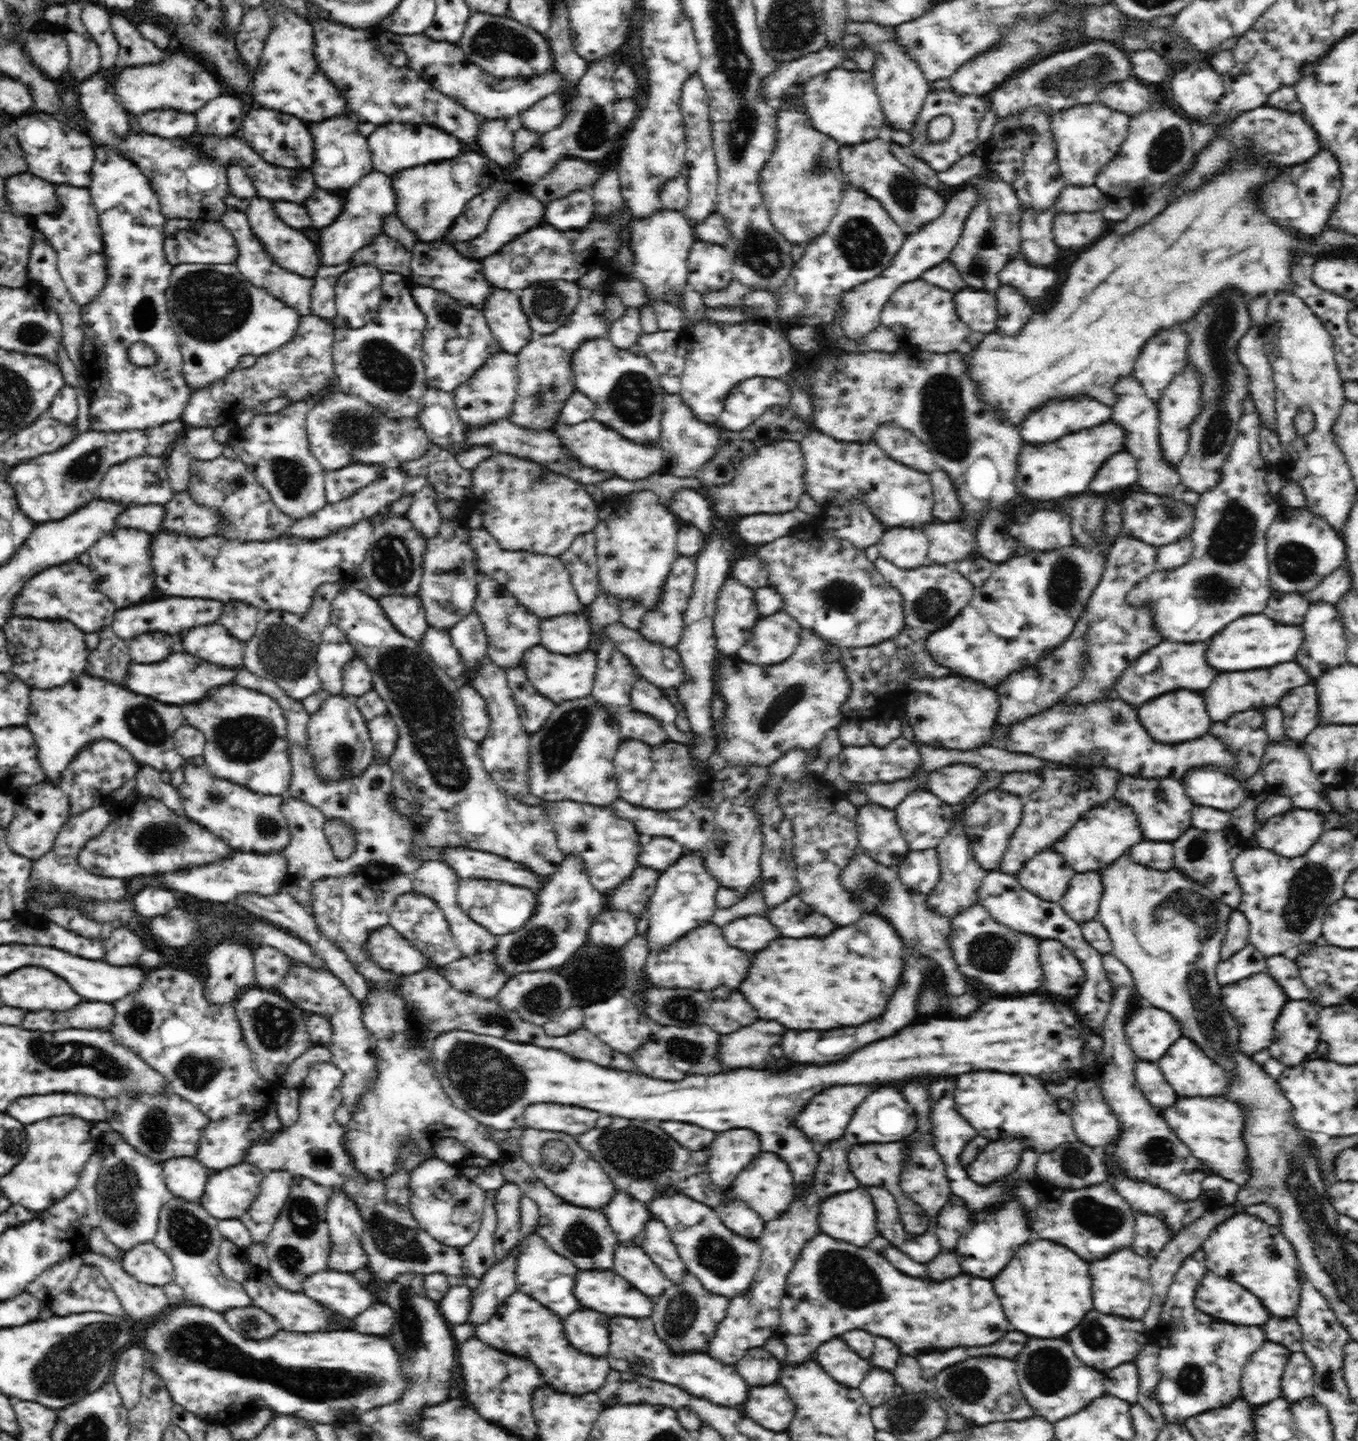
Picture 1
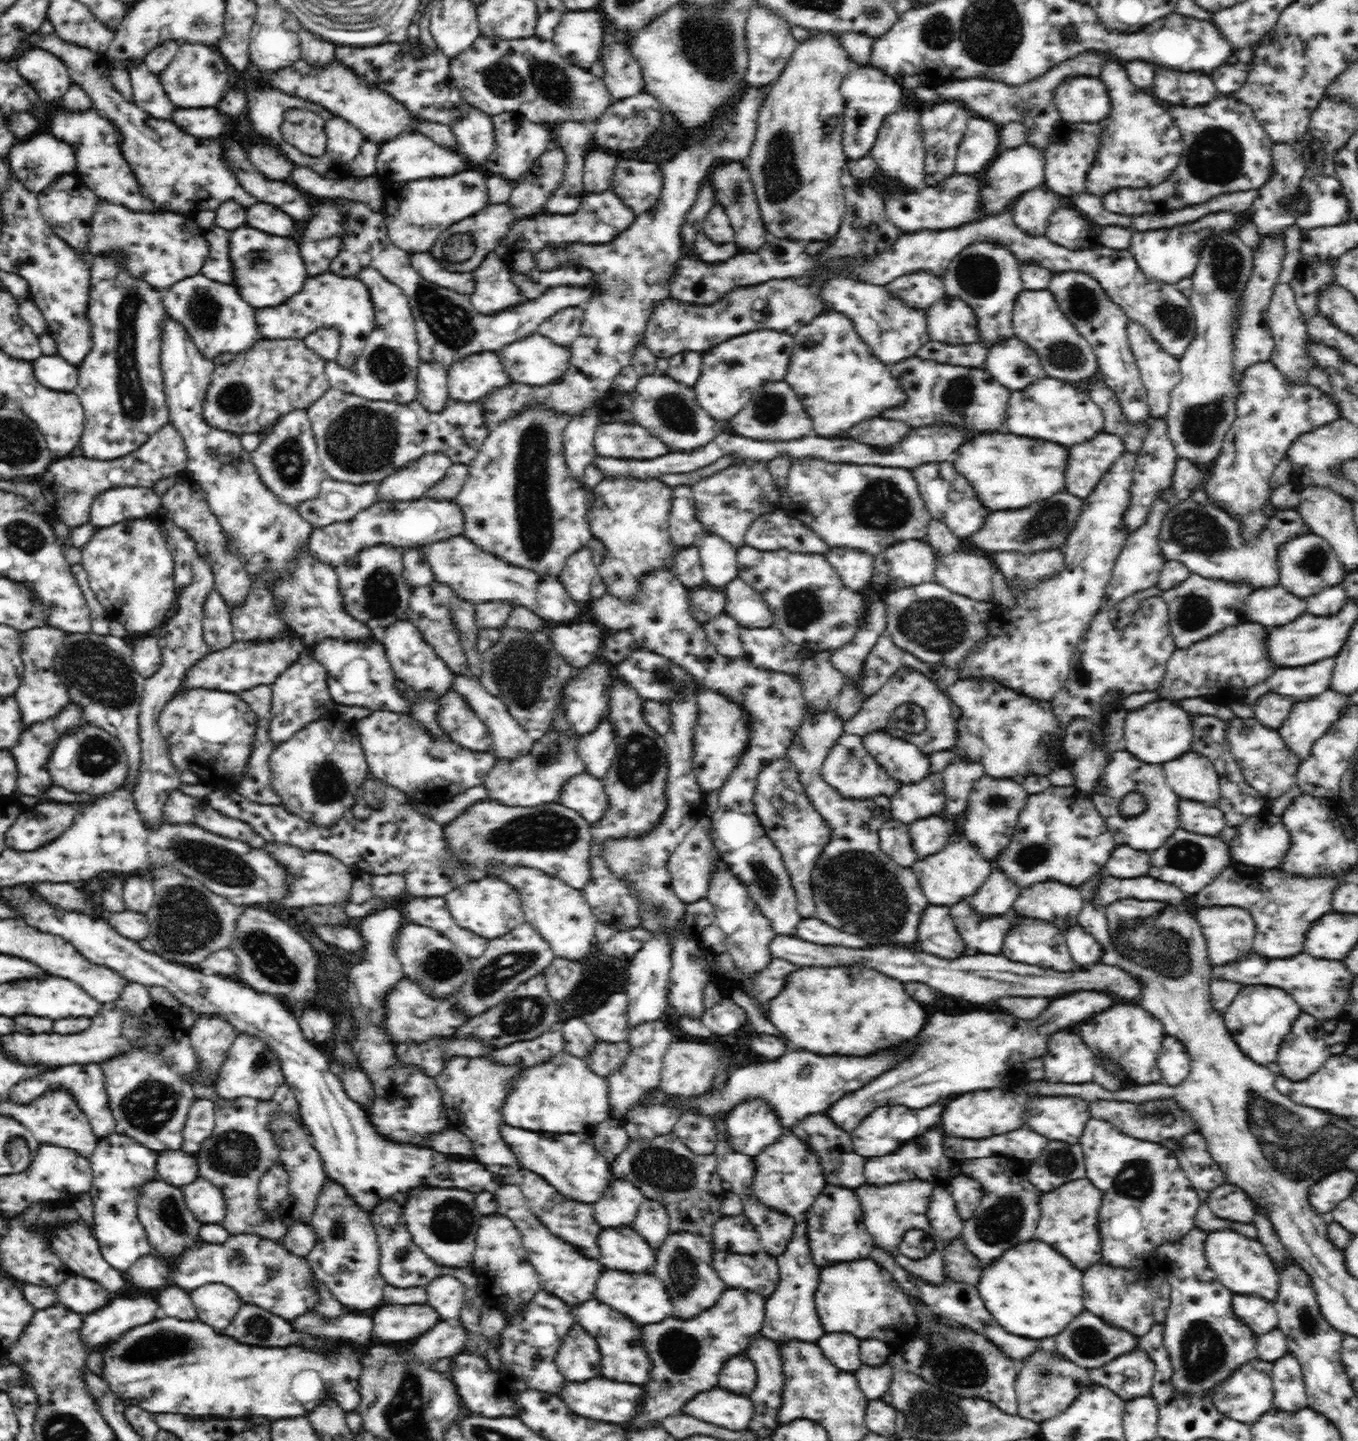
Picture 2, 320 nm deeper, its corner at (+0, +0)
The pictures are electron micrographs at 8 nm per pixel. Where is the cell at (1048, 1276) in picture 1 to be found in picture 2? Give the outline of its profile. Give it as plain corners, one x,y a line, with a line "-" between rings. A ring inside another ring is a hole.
1038,1240
1018,1244
986,1266
978,1290
998,1324
1016,1336
1036,1340
1054,1336
1062,1332
1074,1316
1084,1312
1082,1270
1074,1268
1068,1258

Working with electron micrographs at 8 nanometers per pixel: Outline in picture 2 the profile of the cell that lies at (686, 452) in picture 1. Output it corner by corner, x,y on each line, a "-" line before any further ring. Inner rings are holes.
652,374
641,377
634,388
637,395
636,403
640,408
637,412
639,423
645,427
652,437
658,438
670,450
670,452
692,452
708,445
718,435
727,431
726,421
712,418
697,402
697,395
692,387
685,386
666,374

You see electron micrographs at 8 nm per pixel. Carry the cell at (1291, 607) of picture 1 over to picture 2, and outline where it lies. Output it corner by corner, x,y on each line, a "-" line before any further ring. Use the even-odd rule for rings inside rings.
1282,585
1272,589
1255,590
1252,598
1248,598
1248,620
1264,626
1284,626
1284,622
1294,622
1300,614
1307,613
1306,601
1298,595
1288,592

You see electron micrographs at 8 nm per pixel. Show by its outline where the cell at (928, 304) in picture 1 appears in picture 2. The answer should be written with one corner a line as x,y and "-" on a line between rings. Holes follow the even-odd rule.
836,277
824,280
819,296
823,312
838,311
850,318
860,338
882,363
898,363
915,357
916,351
929,341
925,311
904,306
886,291
886,287

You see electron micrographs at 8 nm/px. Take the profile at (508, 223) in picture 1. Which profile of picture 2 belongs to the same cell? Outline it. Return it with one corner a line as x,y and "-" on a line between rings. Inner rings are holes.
488,204
476,216
457,222
442,232
434,244
434,250
430,250
430,255
441,257
440,250
450,234
472,235
472,239
474,239
472,256
462,262
442,260
442,266
450,272
473,272
488,252
499,250
499,241
506,236
507,230
516,221
516,217
508,209
508,205

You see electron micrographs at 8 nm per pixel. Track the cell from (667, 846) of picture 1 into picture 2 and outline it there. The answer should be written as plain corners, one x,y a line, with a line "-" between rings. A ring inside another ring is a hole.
704,816
689,830
684,841
672,852
668,860
668,871
672,876
672,887
684,904
707,898
712,875
716,874
717,857
709,833
710,818

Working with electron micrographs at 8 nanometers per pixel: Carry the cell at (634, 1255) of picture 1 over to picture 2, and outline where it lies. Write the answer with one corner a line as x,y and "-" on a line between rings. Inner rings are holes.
628,1226
616,1230
604,1228
600,1232
600,1262
610,1270
651,1272
656,1260
655,1249

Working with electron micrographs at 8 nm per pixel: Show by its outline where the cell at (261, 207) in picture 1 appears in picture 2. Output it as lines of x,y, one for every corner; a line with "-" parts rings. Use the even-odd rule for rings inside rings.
242,226
228,234
232,275
240,297
256,309
278,306
303,289
309,277
303,258
300,257
299,243
290,237
271,235
256,227

